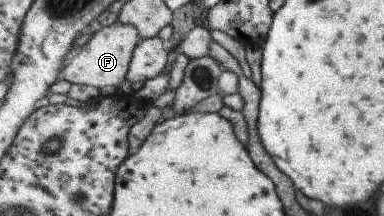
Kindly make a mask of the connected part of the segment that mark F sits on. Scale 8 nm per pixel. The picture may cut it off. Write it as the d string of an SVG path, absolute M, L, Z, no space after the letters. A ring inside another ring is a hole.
M118 22L113 26L102 28L102 30L91 36L91 39L82 47L82 50L63 69L61 80L67 80L72 85L80 84L80 86L93 86L96 88L114 86L118 90L119 86L127 80L134 51L137 50L141 40L138 28L132 26L132 24Z

